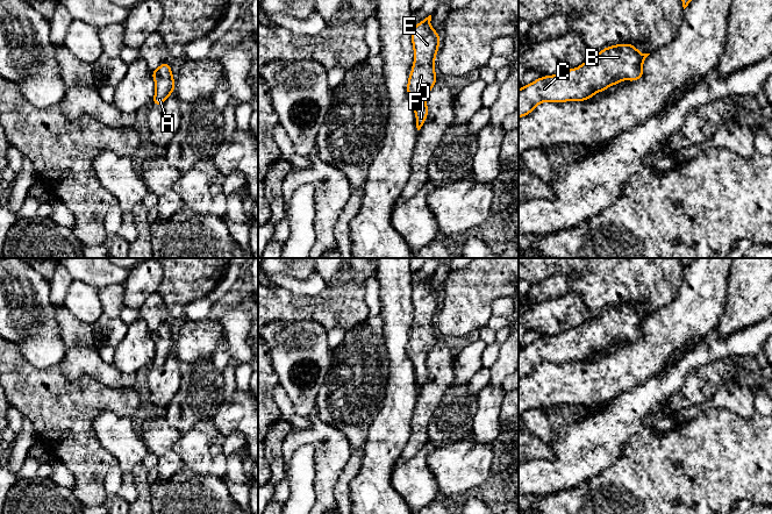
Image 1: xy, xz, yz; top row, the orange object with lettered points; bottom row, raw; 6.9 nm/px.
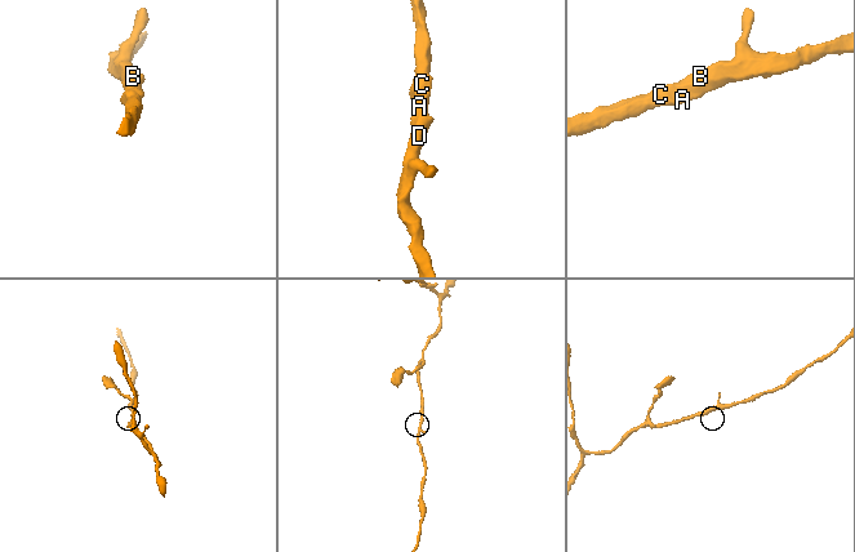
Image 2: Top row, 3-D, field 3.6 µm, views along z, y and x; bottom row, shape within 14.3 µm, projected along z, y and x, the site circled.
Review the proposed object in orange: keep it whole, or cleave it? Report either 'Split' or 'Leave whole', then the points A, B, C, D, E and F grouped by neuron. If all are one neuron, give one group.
Leave whole. Groups: A B C D E F

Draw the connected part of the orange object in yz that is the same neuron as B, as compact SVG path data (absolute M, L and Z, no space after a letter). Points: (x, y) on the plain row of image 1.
M632 305L612 306L578 329L538 338L519 350L519 379L544 362L585 362L622 340L636 342L644 336L642 326L649 315L641 314Z

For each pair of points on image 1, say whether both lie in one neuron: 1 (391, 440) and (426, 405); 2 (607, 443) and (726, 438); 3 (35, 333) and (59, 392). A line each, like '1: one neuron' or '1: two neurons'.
1: two neurons
2: two neurons
3: two neurons

